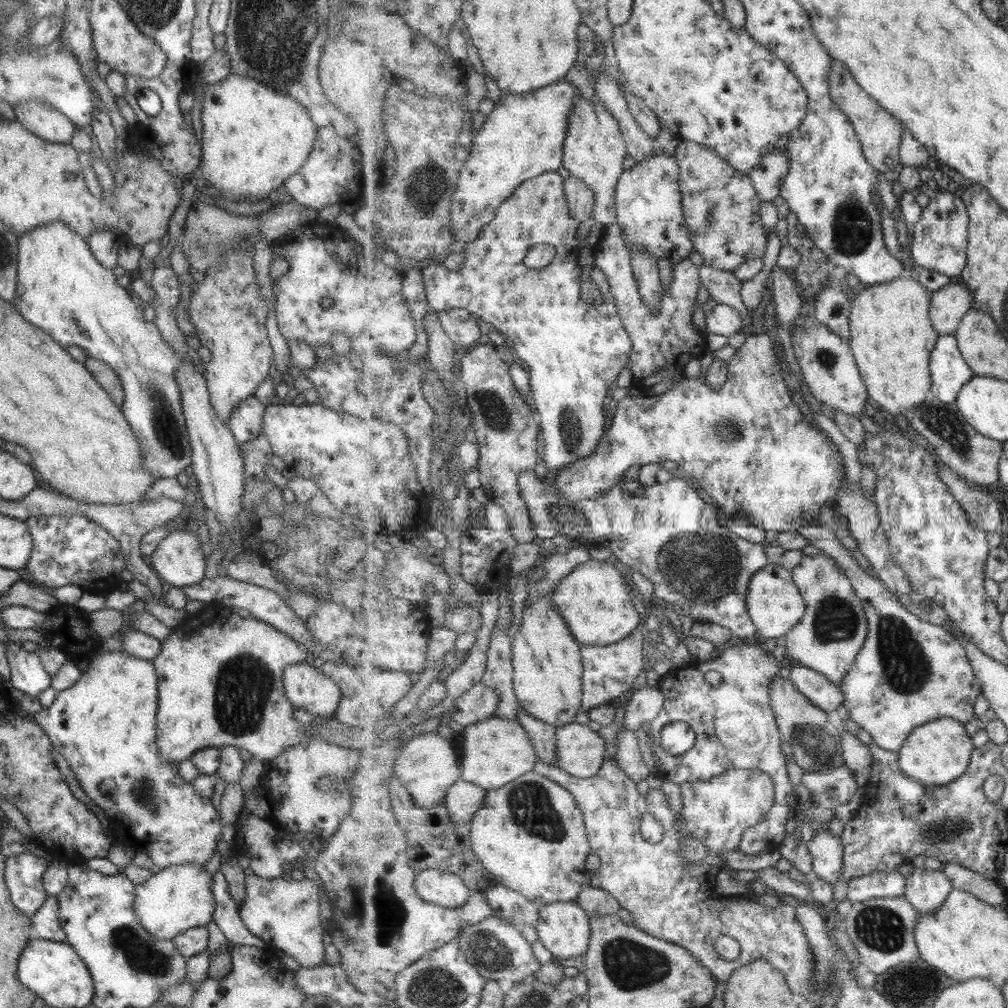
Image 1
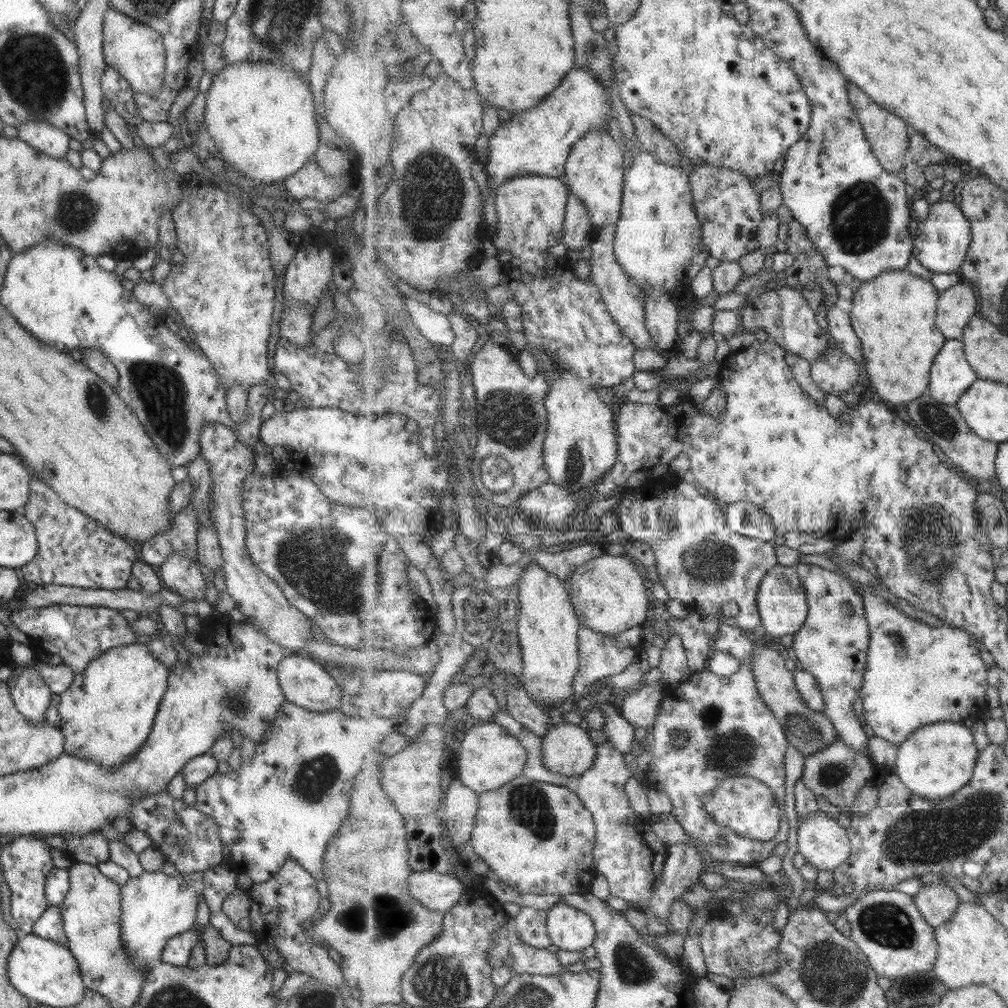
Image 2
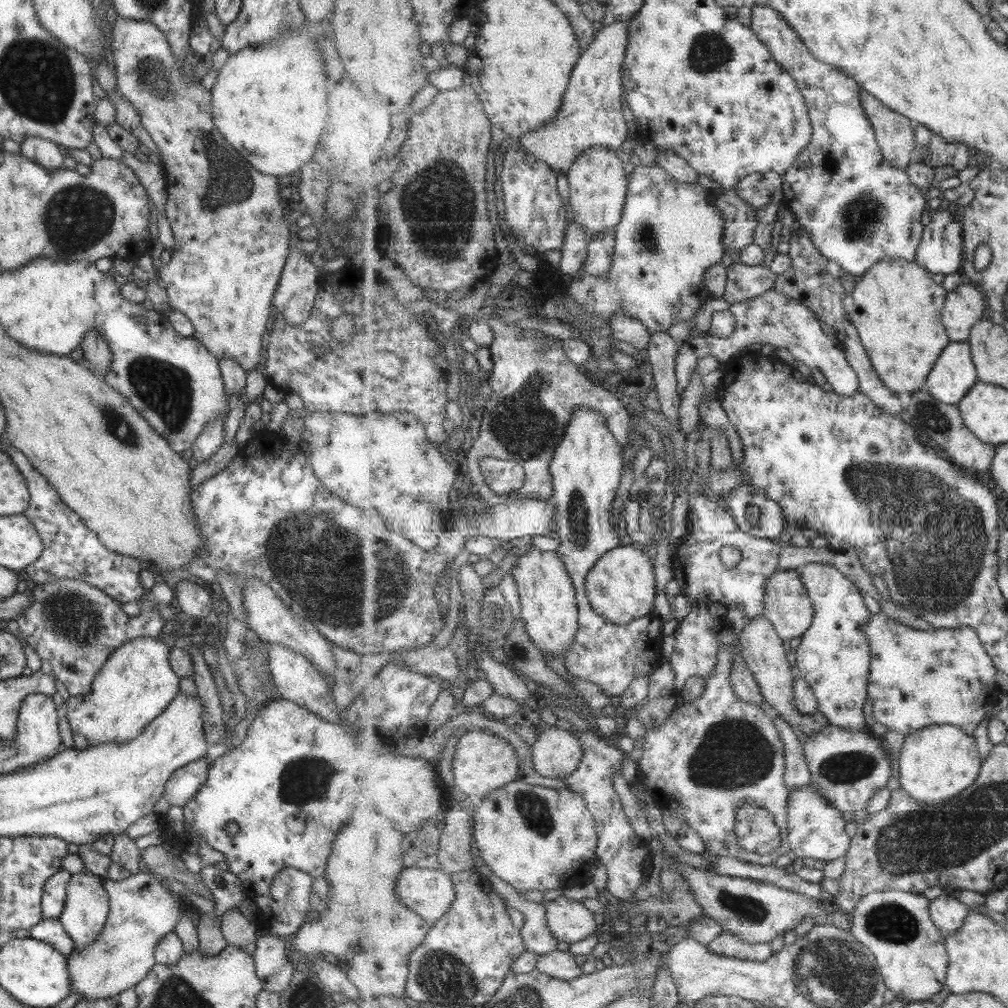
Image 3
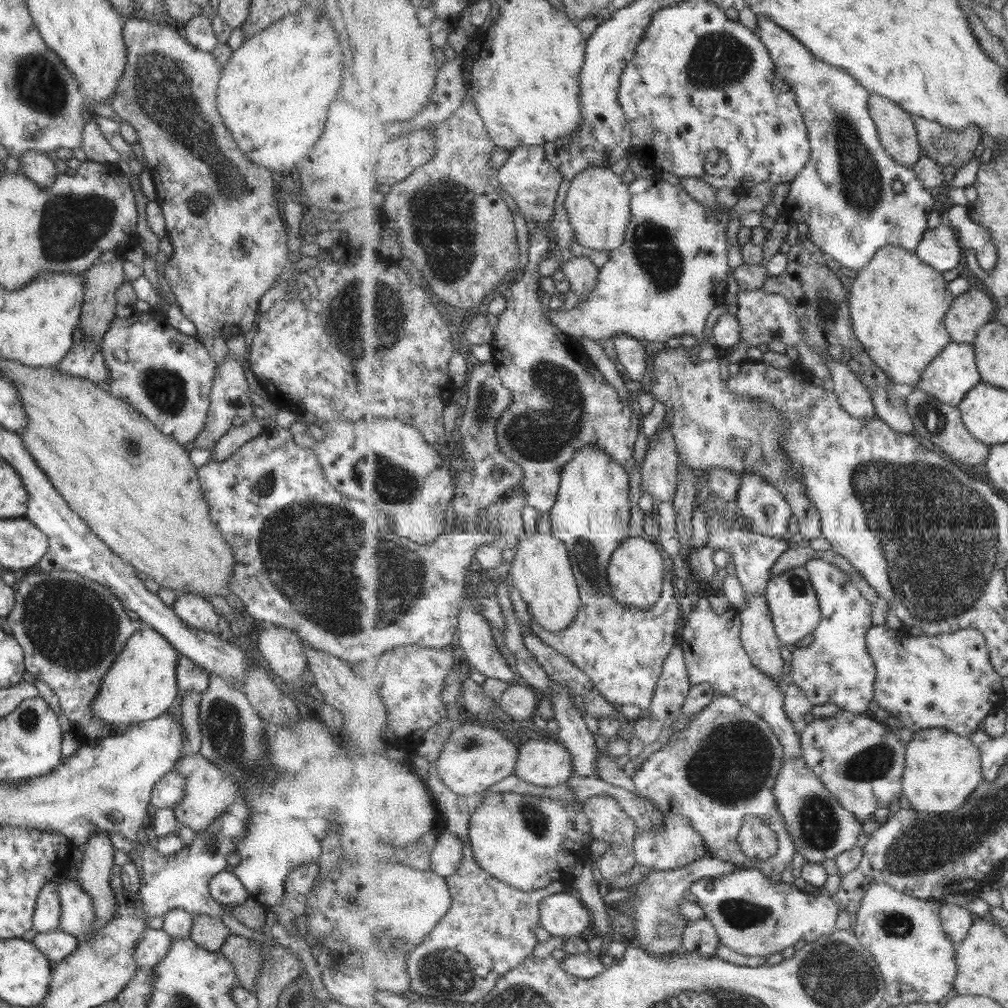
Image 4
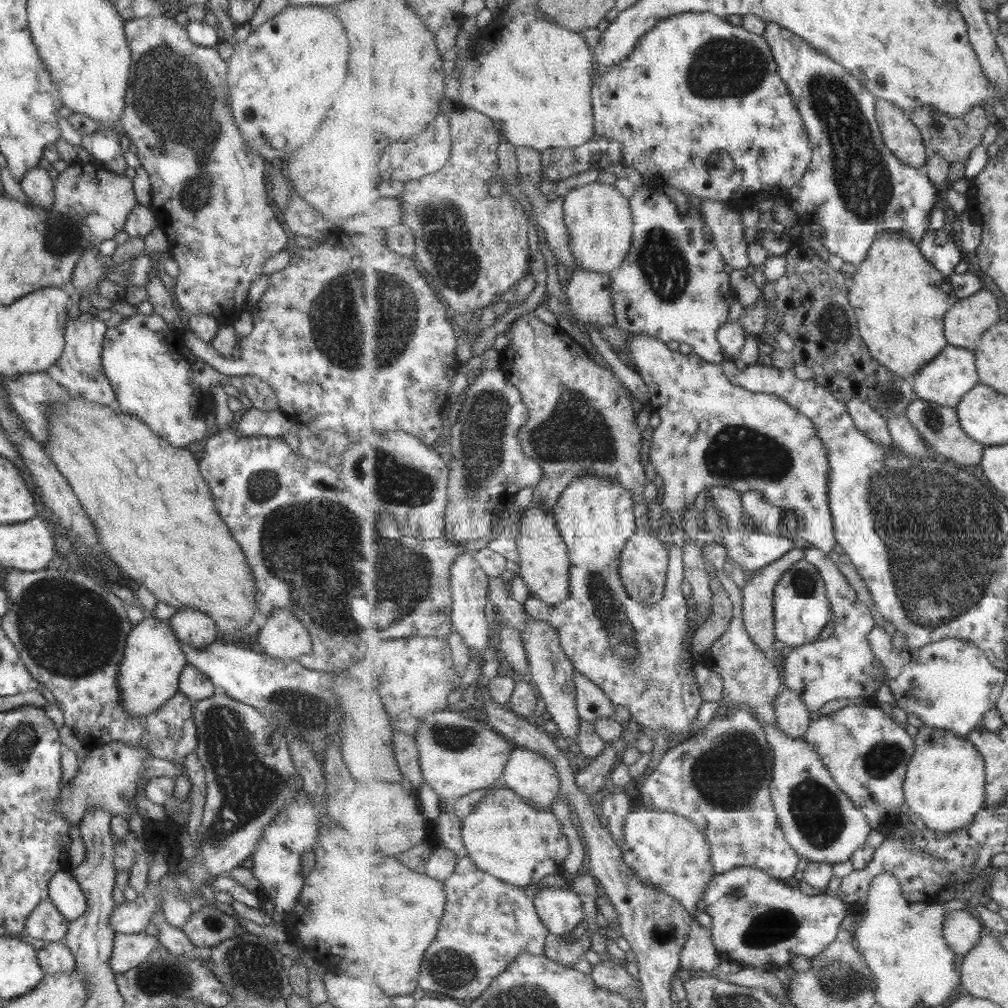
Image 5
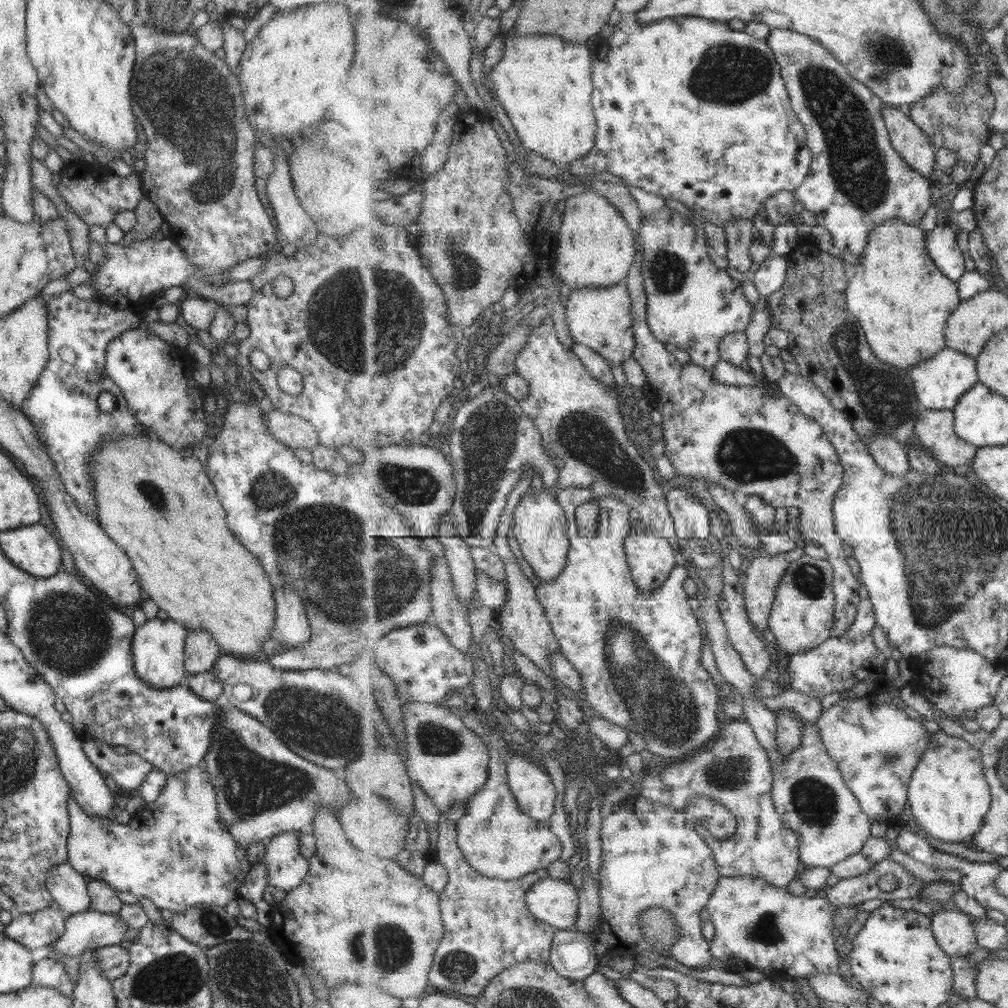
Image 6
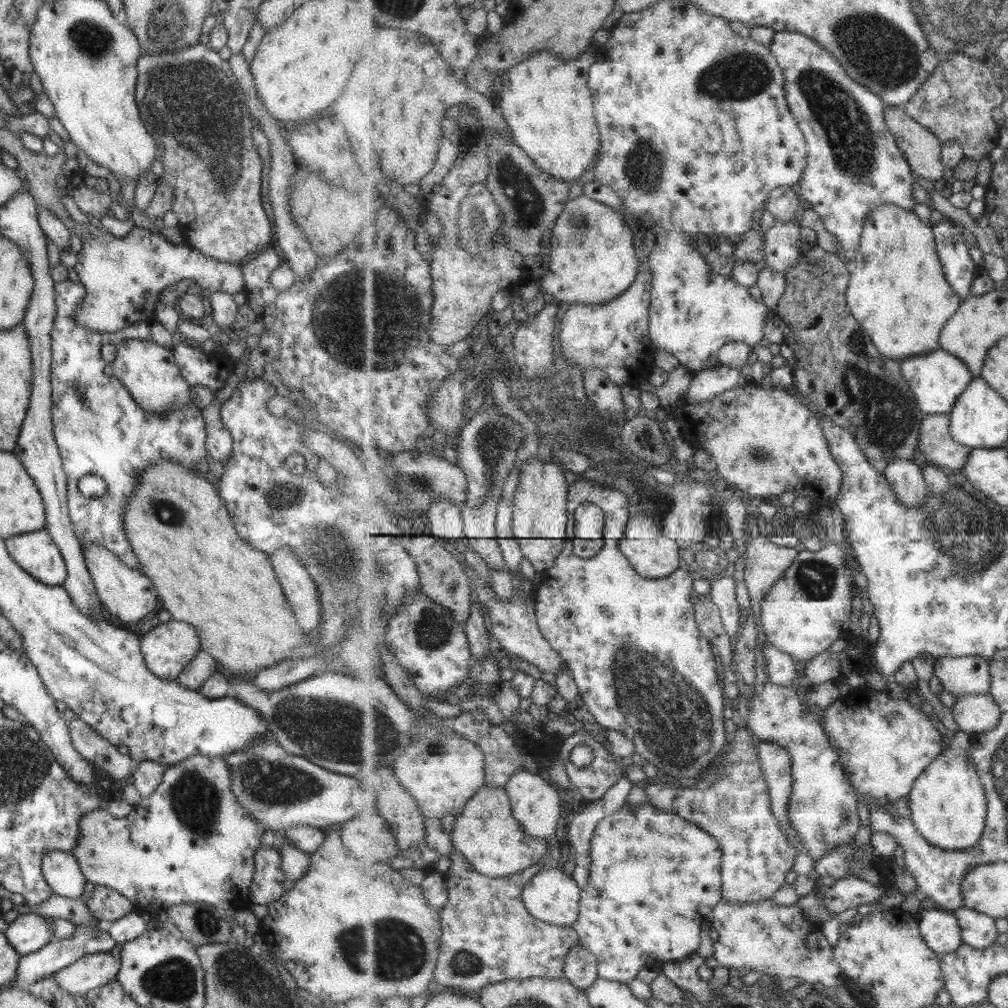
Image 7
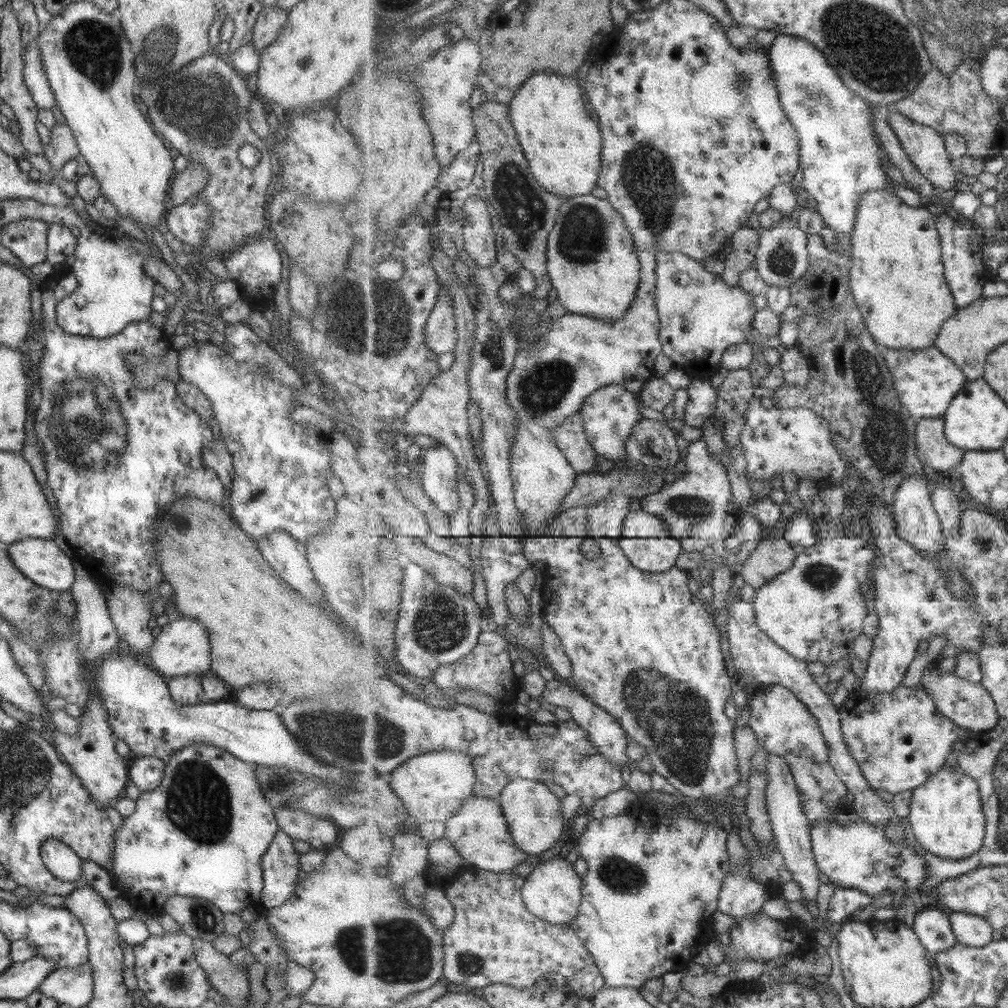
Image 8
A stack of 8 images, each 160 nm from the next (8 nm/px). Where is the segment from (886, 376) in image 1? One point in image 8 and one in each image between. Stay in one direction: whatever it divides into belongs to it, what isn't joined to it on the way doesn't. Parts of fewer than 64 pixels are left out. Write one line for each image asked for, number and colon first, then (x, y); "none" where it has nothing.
2: (894, 315)
3: (898, 307)
4: (899, 304)
5: (901, 299)
6: (903, 300)
7: (905, 305)
8: (903, 295)

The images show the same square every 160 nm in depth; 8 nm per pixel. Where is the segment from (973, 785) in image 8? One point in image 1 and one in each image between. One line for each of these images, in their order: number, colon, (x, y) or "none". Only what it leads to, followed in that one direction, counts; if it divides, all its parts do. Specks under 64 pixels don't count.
1: (939, 752)
2: (938, 760)
3: (937, 763)
4: (943, 768)
5: (946, 780)
6: (949, 796)
7: (948, 803)

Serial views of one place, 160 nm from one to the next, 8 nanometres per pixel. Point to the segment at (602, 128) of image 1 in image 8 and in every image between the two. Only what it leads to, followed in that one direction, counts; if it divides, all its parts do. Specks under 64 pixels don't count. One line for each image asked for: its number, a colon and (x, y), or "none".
2: (594, 171)
3: (598, 184)
4: (598, 204)
5: (598, 216)
6: (596, 247)
7: (594, 259)
8: (593, 262)

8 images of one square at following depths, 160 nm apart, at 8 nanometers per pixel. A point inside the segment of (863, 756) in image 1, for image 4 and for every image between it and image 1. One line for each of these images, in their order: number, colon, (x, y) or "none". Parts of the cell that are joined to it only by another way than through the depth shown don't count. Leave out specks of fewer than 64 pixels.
2: (833, 645)
3: (834, 656)
4: (836, 668)

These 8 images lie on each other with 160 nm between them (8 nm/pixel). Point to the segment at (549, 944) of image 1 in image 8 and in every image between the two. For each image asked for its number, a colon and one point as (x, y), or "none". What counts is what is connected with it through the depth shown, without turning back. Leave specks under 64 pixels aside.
2: (571, 929)
3: (569, 921)
4: (564, 914)
5: (561, 910)
6: (555, 901)
7: (553, 896)
8: (553, 891)

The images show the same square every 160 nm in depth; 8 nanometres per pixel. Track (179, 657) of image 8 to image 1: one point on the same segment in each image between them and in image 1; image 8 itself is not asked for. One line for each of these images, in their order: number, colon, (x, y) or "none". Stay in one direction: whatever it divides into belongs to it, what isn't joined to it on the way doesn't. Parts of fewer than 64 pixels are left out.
1: (104, 726)
2: (105, 715)
3: (132, 687)
4: (140, 685)
5: (147, 676)
6: (156, 649)
7: (166, 648)

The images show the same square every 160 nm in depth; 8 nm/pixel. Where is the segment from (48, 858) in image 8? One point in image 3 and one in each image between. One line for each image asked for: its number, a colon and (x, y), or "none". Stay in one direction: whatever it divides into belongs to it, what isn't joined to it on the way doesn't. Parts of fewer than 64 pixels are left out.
3: (85, 909)
4: (76, 908)
5: (63, 891)
6: (67, 888)
7: (60, 870)

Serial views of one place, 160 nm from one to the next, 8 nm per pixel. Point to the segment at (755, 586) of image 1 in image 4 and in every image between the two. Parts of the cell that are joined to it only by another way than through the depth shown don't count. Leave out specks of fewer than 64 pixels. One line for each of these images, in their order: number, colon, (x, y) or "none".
2: (782, 599)
3: (789, 607)
4: (795, 606)

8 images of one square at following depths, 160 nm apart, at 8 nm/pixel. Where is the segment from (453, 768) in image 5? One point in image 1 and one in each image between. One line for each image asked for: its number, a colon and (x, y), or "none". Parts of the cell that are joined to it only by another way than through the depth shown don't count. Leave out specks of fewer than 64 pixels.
1: (496, 751)
2: (489, 756)
3: (483, 762)
4: (475, 757)

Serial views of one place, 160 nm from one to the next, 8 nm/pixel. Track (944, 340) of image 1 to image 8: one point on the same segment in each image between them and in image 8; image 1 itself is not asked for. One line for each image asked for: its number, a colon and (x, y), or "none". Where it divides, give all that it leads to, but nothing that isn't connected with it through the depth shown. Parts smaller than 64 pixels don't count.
2: (952, 374)
3: (954, 375)
4: (952, 374)
5: (948, 378)
6: (940, 382)
7: (938, 379)
8: (927, 380)

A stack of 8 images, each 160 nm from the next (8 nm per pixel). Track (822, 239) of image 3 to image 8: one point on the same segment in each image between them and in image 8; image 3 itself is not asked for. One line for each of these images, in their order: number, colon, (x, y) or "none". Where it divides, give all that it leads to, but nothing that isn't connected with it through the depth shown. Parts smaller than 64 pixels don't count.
4: (856, 198)
5: (856, 188)
6: (858, 181)
7: (855, 165)
8: (841, 154)

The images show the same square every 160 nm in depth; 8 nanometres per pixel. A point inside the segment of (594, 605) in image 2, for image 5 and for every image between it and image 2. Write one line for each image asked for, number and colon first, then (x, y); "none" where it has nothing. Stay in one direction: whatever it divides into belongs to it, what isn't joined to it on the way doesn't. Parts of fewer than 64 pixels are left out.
3: (622, 588)
4: (636, 573)
5: (646, 558)

